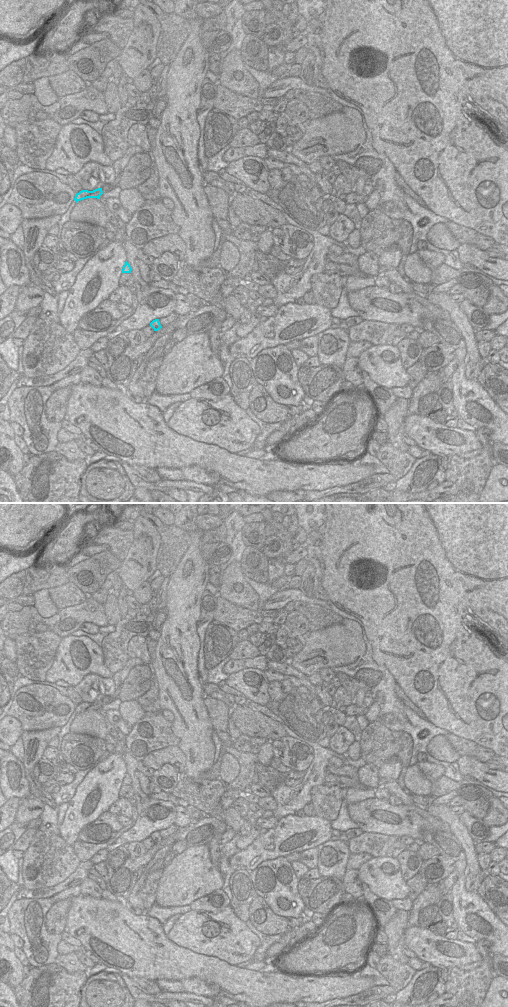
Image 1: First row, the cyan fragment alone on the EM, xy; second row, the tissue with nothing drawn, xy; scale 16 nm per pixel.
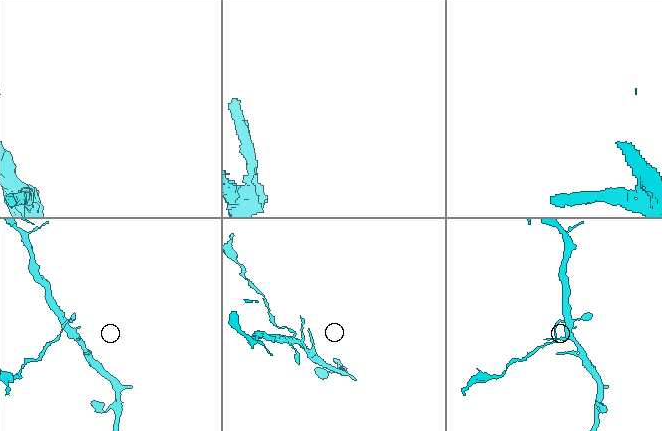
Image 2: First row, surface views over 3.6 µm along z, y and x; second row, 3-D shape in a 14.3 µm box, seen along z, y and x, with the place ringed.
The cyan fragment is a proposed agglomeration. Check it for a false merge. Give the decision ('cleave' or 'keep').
cleave

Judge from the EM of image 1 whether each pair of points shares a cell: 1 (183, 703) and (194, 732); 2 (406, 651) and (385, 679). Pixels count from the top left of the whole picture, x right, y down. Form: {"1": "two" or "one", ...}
{"1": "one", "2": "two"}

